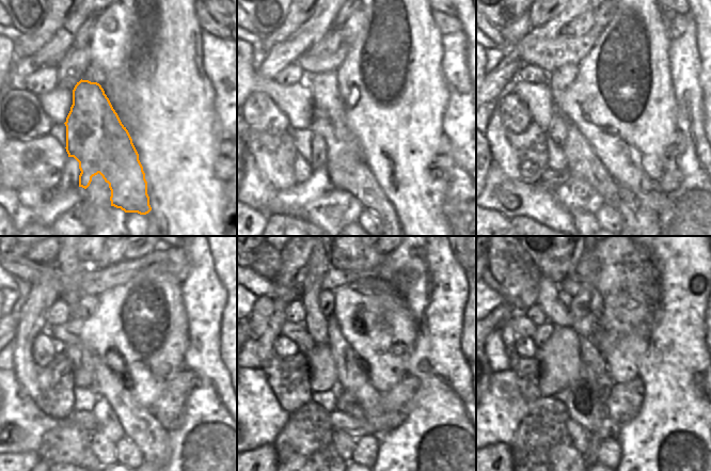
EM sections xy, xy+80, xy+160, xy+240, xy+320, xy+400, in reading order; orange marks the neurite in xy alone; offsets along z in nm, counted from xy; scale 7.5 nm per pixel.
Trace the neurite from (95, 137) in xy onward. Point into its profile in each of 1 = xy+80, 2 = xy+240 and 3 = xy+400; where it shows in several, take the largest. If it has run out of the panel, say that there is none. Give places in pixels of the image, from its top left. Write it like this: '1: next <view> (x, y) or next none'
1: next xy+80 (328, 116)
2: next xy+240 (88, 303)
3: next xy+400 (565, 299)

